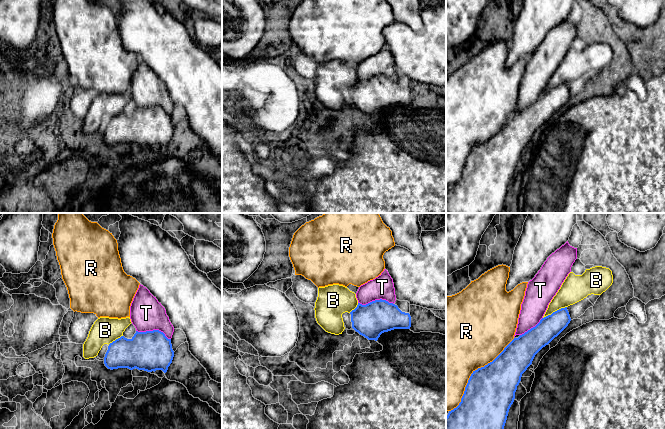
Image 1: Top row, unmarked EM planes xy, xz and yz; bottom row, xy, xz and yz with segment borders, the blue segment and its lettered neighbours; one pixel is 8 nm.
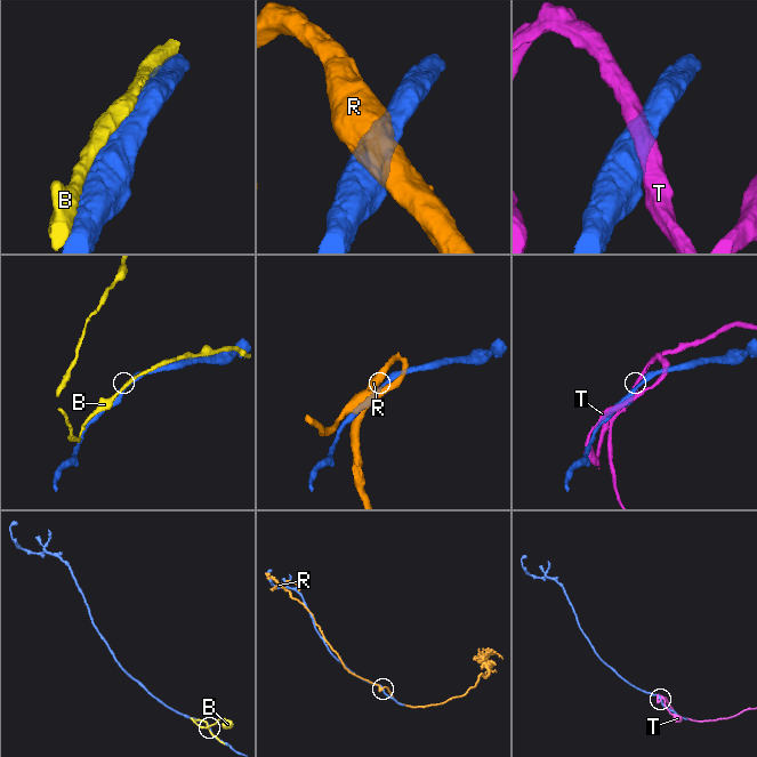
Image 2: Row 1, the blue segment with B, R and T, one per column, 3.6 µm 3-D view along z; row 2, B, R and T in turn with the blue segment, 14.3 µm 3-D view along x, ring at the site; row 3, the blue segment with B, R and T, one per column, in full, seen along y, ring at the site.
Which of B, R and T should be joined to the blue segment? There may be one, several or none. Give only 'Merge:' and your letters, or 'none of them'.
Merge: B

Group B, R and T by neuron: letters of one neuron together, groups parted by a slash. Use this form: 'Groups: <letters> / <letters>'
Groups: B / R T

